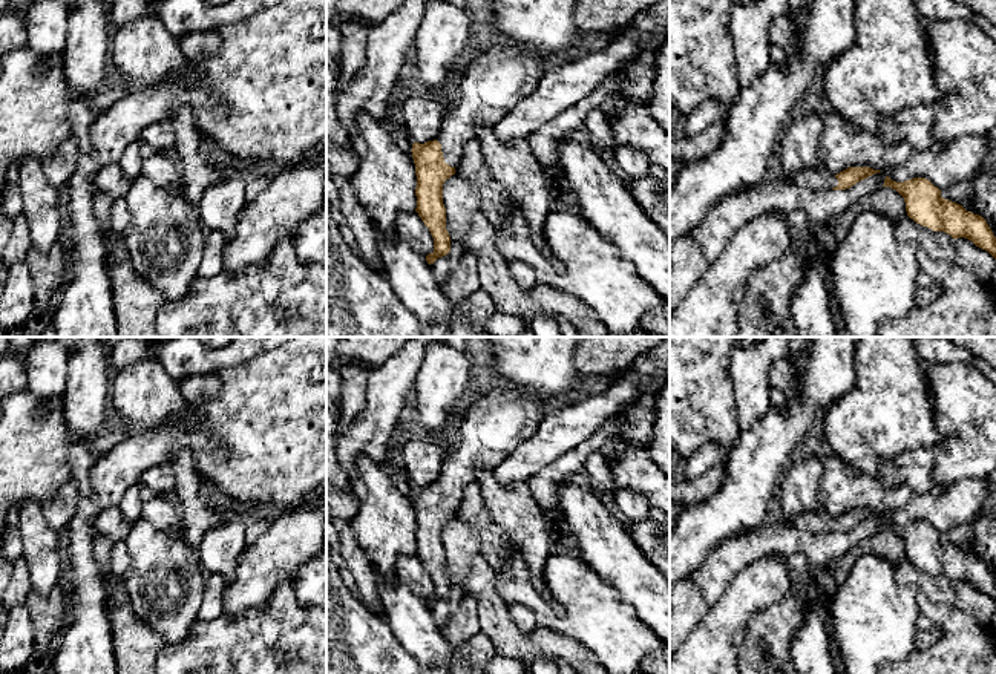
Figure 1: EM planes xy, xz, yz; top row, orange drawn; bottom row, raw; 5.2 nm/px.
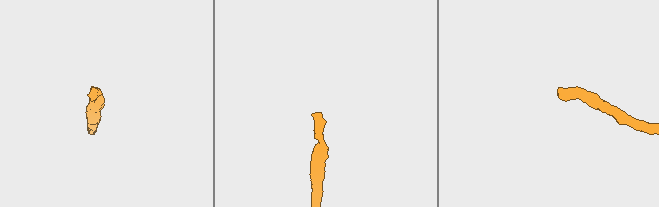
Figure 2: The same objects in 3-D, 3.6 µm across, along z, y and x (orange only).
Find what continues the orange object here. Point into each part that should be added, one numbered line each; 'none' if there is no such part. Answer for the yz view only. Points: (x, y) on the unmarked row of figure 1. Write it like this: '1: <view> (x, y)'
1: yz (820, 521)

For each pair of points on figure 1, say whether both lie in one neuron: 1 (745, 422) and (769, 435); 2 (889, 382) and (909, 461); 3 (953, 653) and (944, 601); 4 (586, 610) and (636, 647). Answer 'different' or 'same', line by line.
1: different
2: different
3: same
4: same

